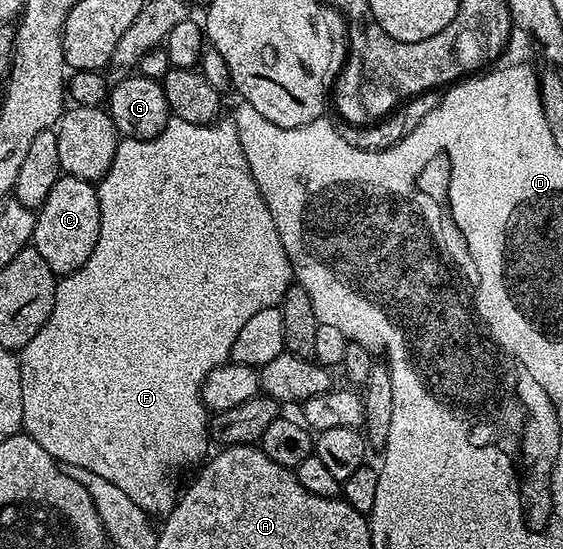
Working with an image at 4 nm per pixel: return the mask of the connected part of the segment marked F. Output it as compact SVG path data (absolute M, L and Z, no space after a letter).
M171 117L166 127L155 138L122 138L119 141L116 156L112 160L112 168L108 168L108 172L103 176L102 181L97 183L98 199L100 200L100 240L96 240L96 248L92 248L92 256L88 256L88 260L80 269L58 278L56 304L52 304L52 316L48 316L44 328L40 328L40 332L36 332L36 336L32 336L32 340L28 340L28 344L20 352L18 367L20 368L20 380L22 381L22 430L25 434L32 440L36 440L36 444L40 444L40 448L44 448L44 452L48 452L48 456L55 458L62 466L76 465L77 467L88 468L89 471L96 472L96 475L108 480L109 483L116 484L133 503L138 504L150 516L156 516L156 514L165 516L172 512L176 501L174 470L180 469L181 466L192 465L206 450L206 442L208 443L208 411L206 405L202 402L202 385L208 376L208 372L212 372L212 368L222 366L225 362L230 361L232 344L236 341L236 335L240 332L240 328L244 328L244 323L252 316L256 316L256 312L260 312L260 308L278 306L292 285L290 261L284 252L284 244L280 244L280 232L276 232L272 212L268 212L268 204L264 200L260 188L256 188L256 180L252 176L250 165L244 156L244 148L240 144L238 129L235 128L233 121L222 121L218 120L211 125L201 126L200 124L188 124L188 120Z

